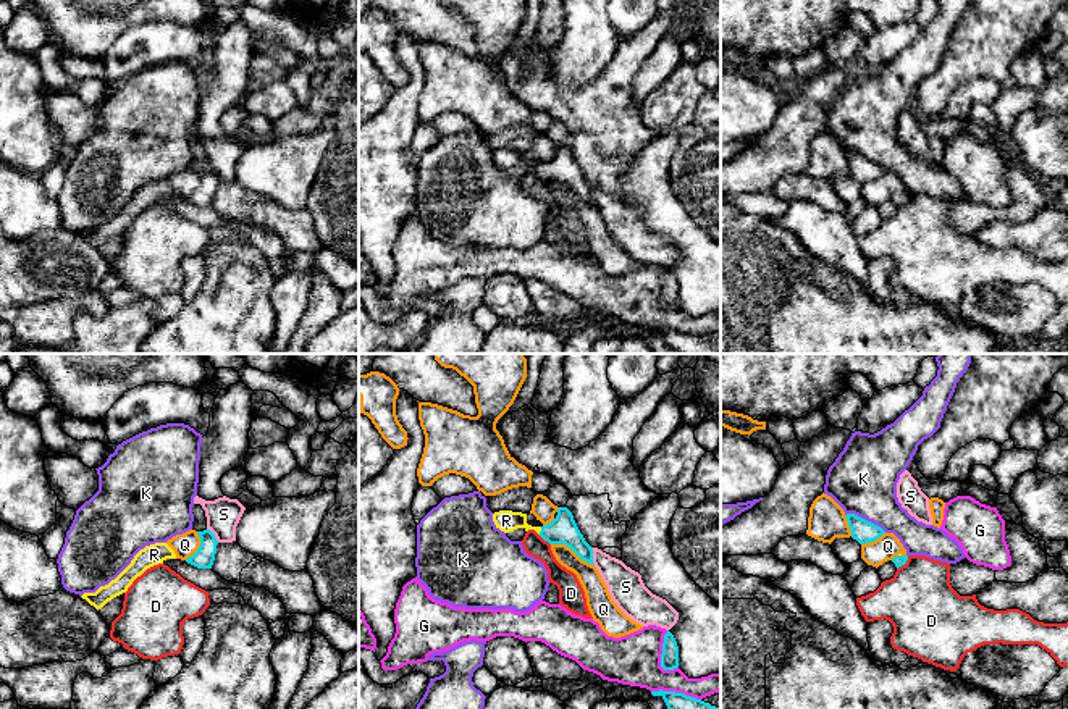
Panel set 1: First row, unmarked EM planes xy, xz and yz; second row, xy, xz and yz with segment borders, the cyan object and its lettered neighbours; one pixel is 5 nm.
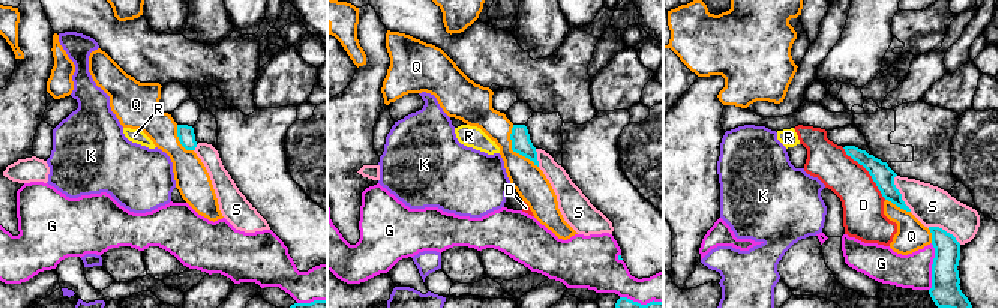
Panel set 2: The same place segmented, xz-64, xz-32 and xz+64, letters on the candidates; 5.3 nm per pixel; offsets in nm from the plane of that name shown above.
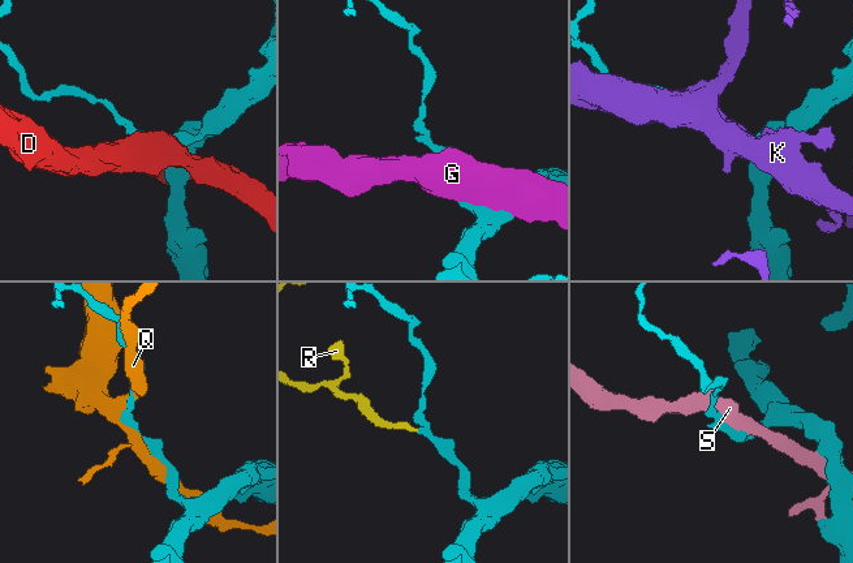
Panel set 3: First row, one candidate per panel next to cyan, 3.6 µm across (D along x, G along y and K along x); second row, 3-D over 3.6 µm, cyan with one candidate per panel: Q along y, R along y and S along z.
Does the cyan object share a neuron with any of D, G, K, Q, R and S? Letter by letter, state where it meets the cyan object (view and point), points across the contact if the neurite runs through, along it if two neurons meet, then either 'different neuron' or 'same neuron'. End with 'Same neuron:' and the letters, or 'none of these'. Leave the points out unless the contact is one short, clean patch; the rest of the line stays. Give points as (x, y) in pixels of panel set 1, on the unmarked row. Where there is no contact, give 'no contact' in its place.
D: xz (545, 178) | different neuron
G: xz (661, 293) | different neuron
K: yz (866, 159) | different neuron
Q: xz (572, 188) | different neuron
R: xz (542, 168) | across xz (563, 168), (542, 168), (519, 159), (506, 159) | same neuron
S: xz (592, 194) | different neuron
Same neuron: R

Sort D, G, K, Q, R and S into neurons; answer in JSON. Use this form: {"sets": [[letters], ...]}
{"sets": [["D"], ["G"], ["K"], ["Q"], ["R"], ["S"]]}

